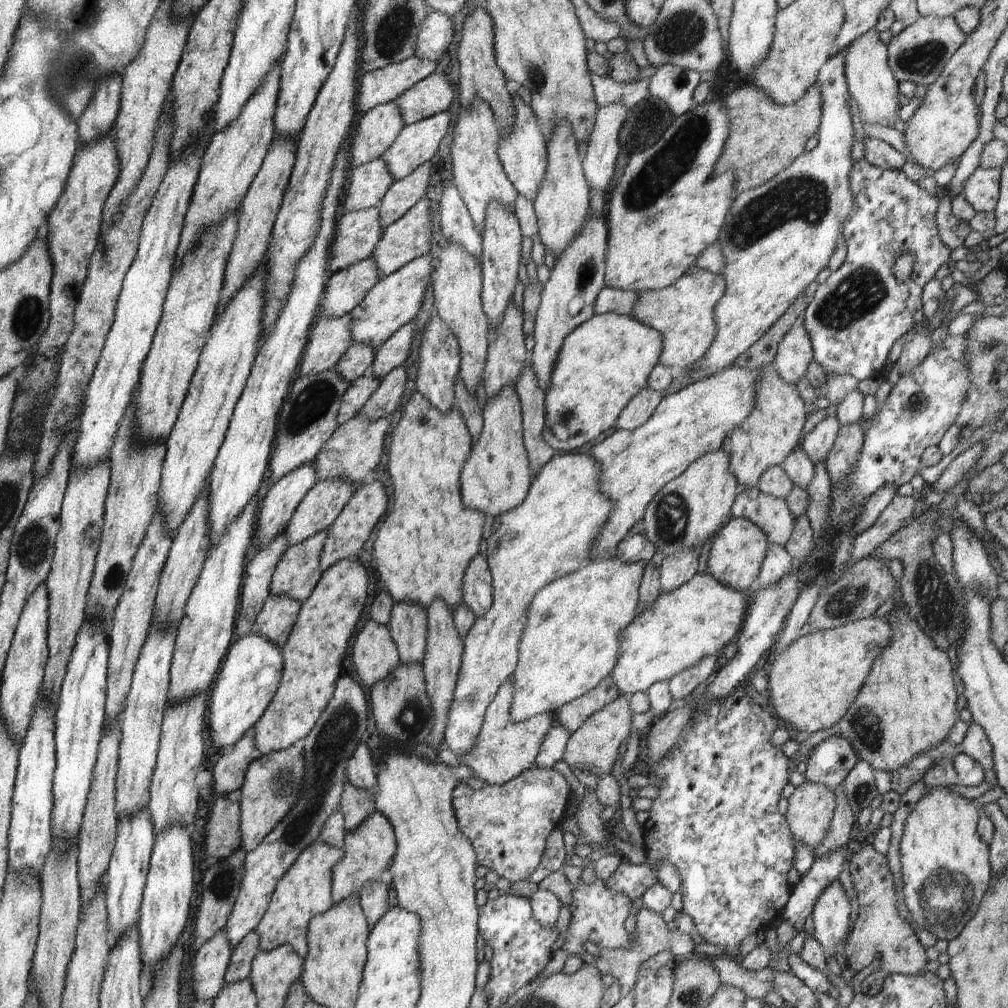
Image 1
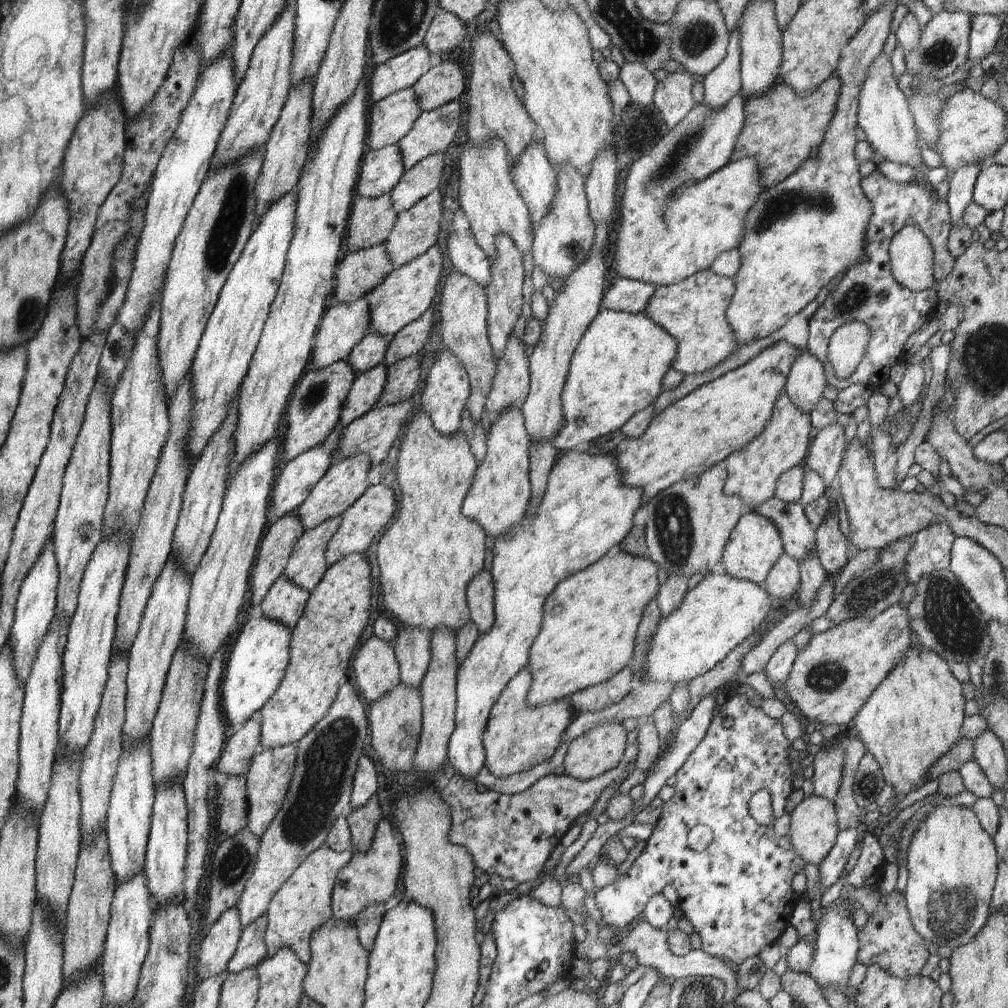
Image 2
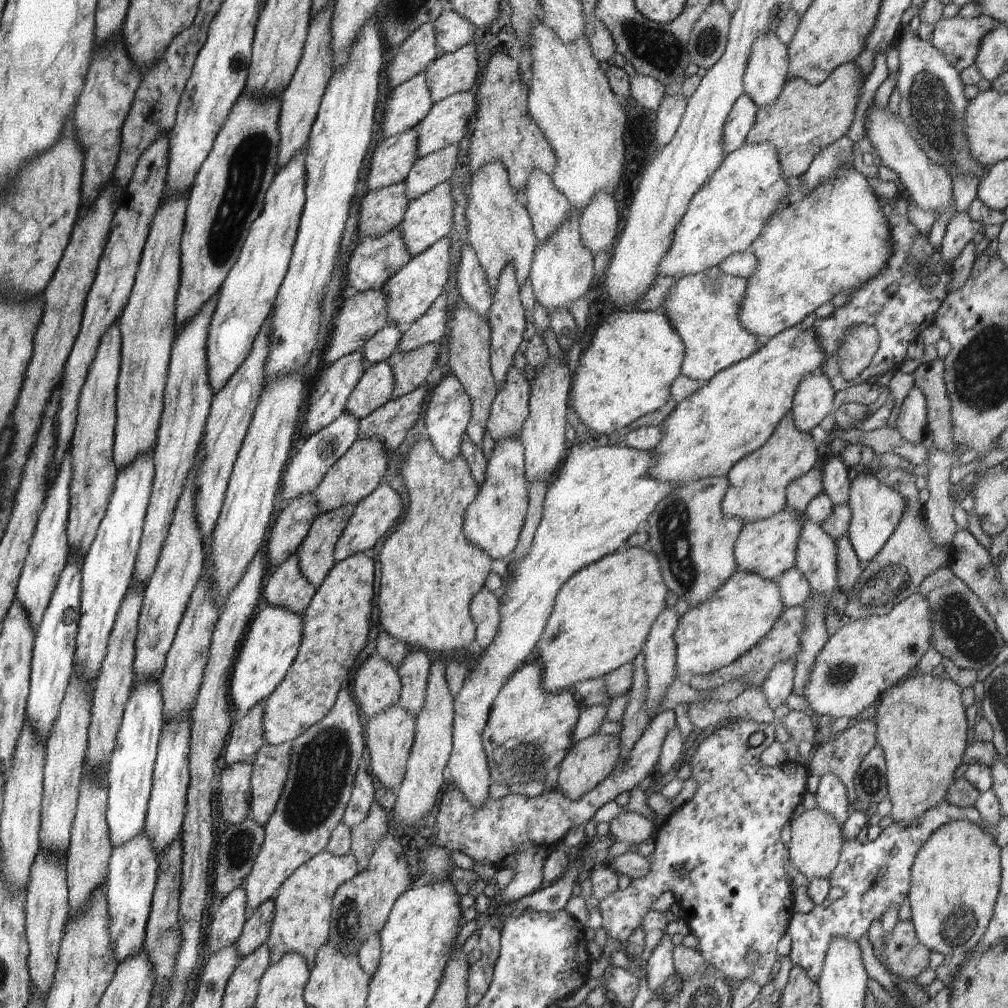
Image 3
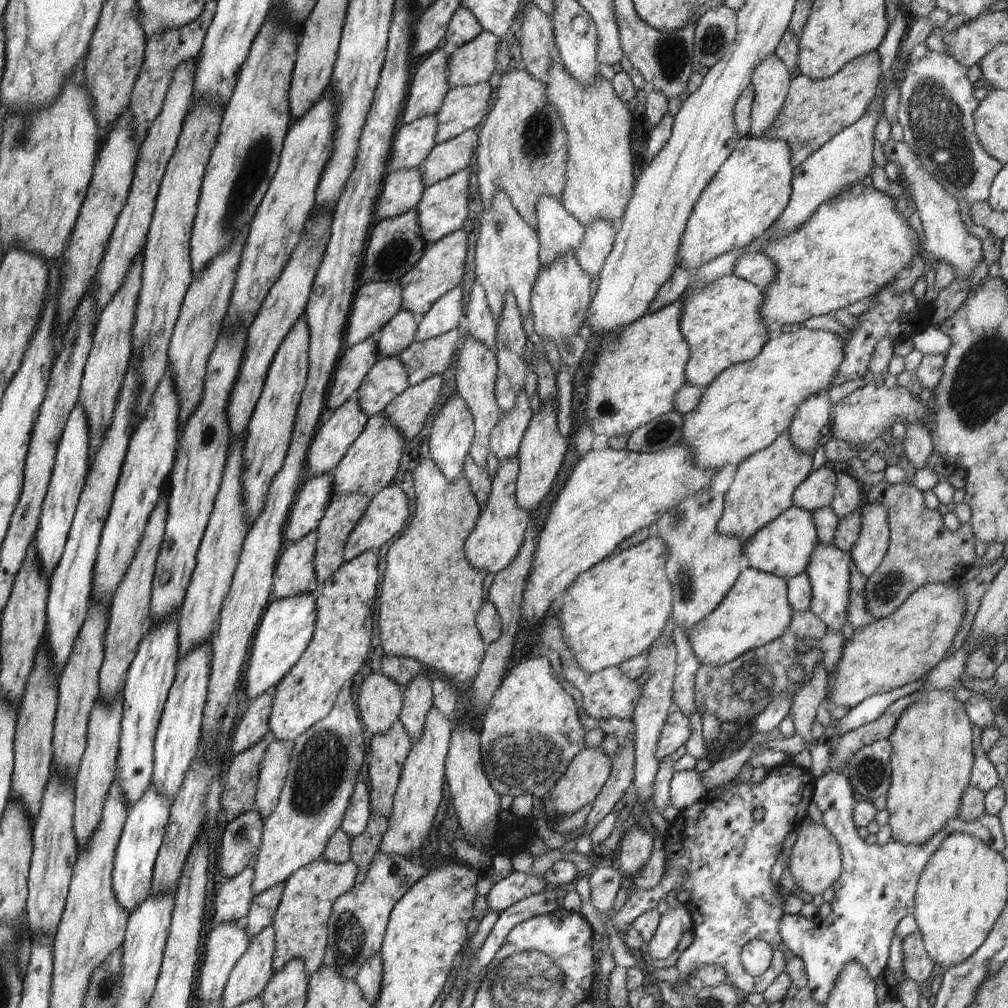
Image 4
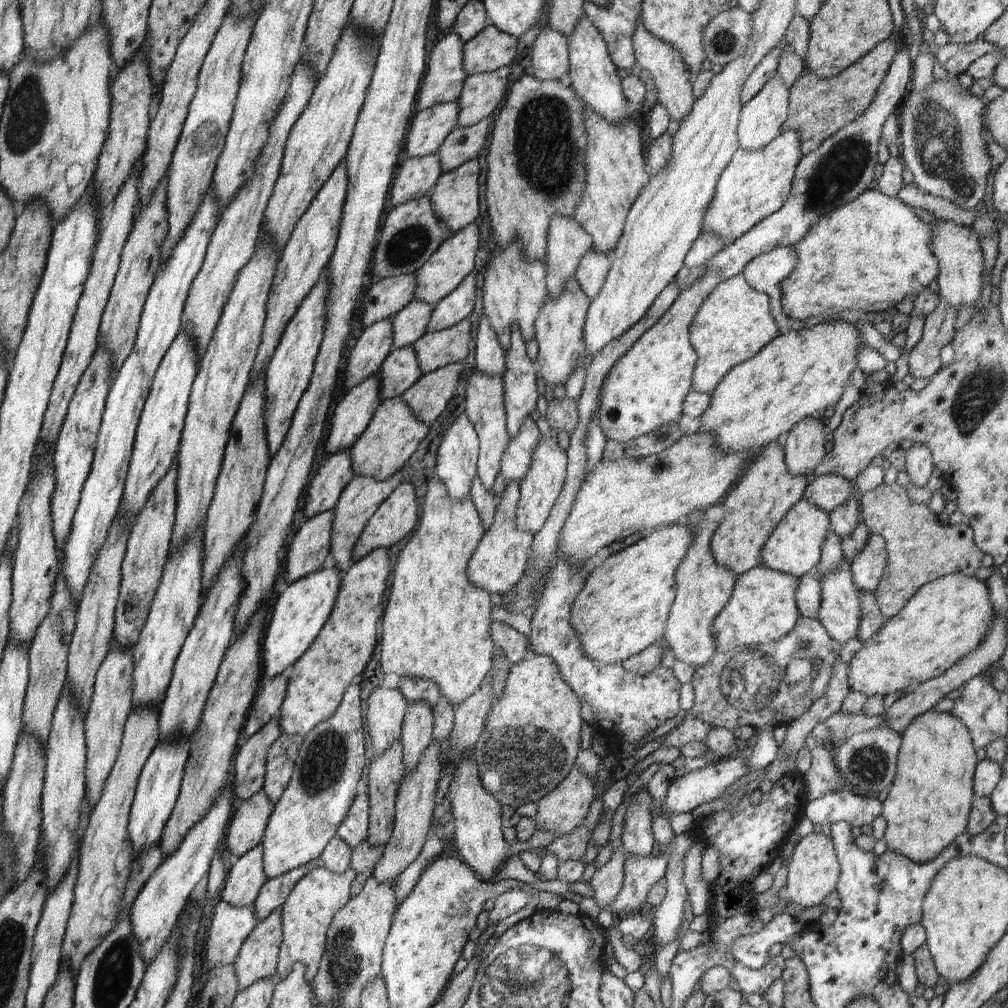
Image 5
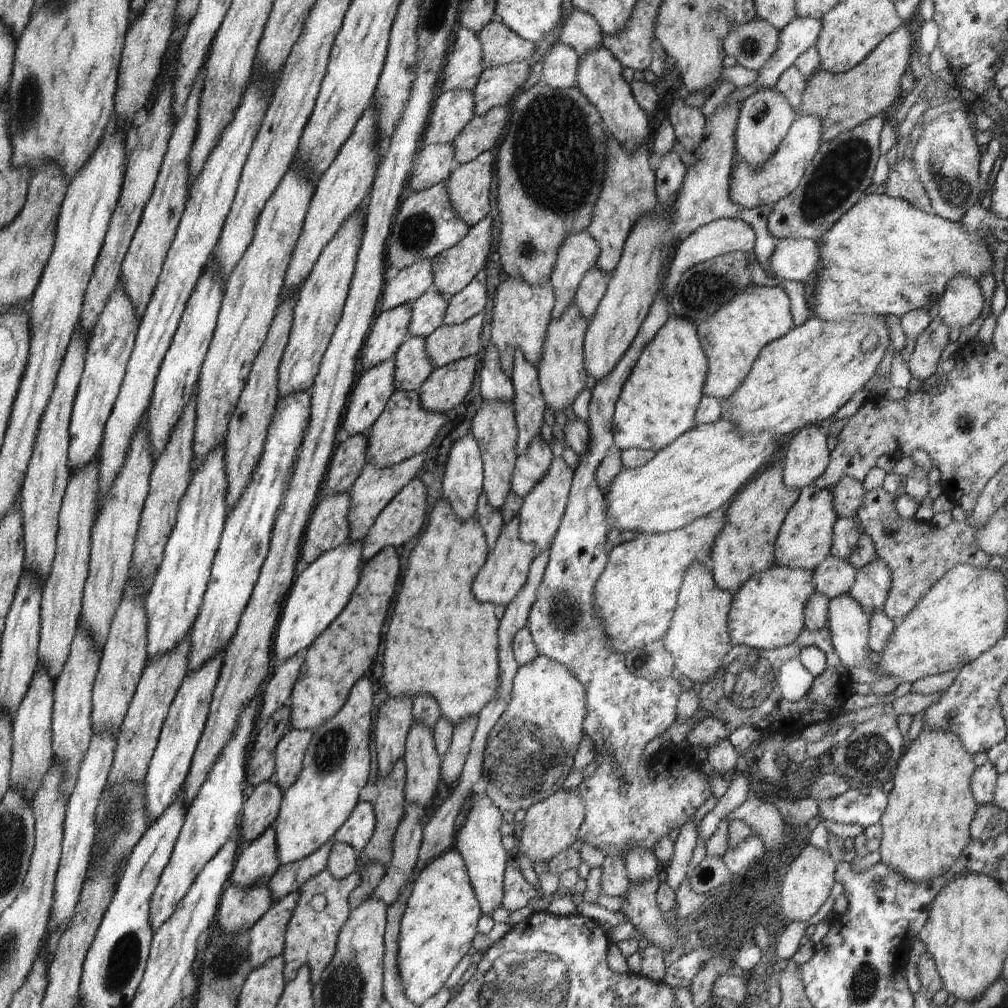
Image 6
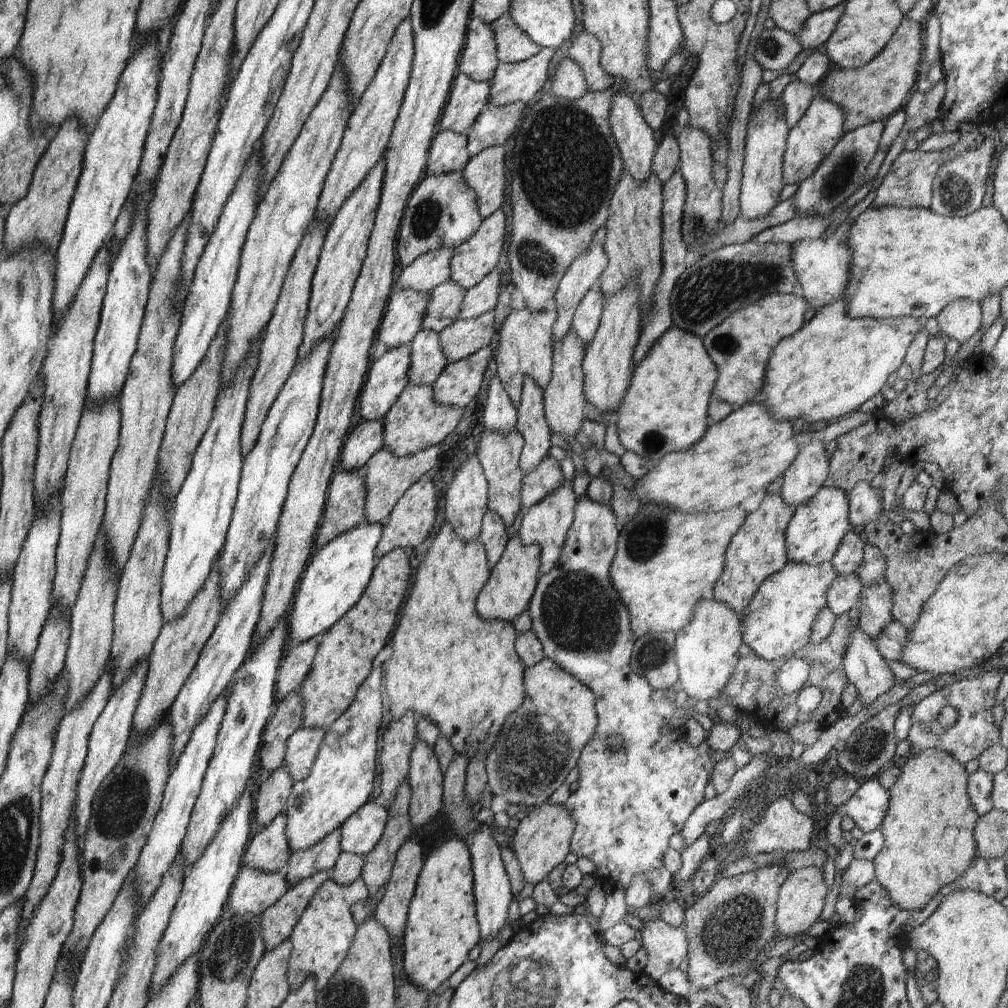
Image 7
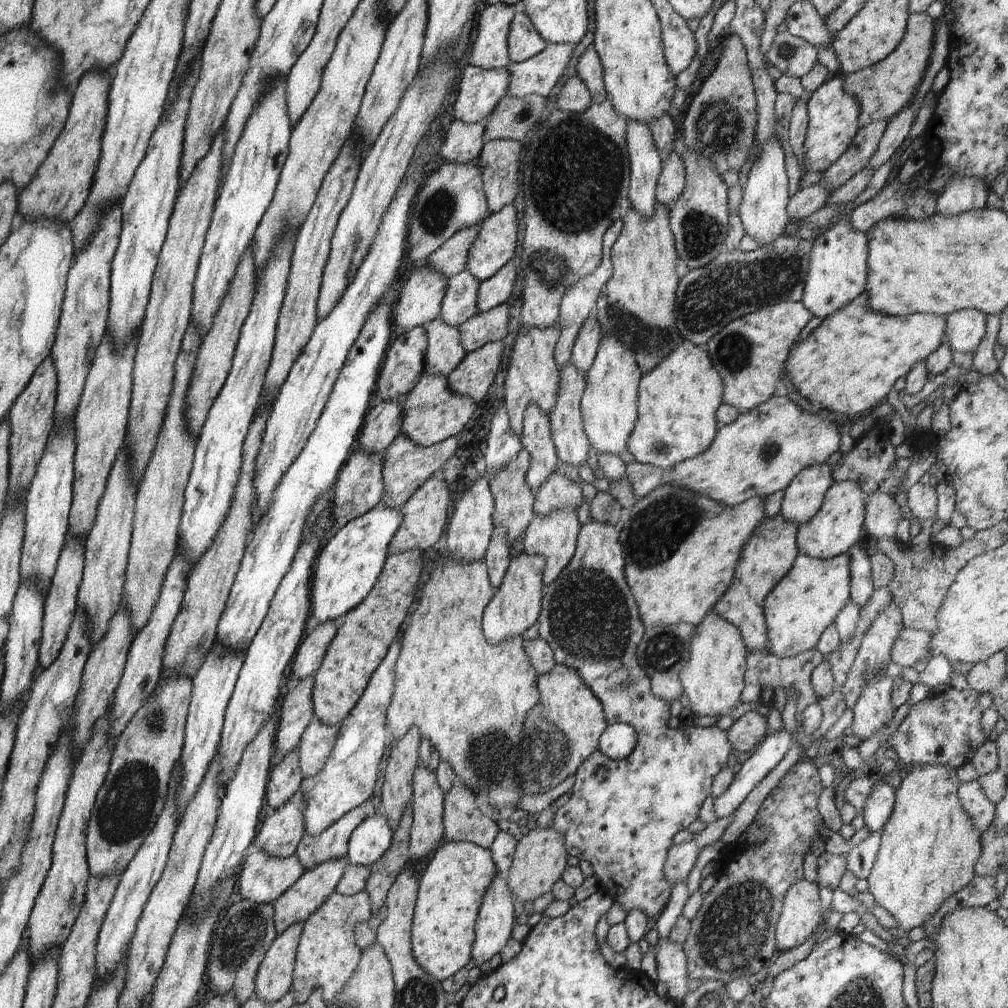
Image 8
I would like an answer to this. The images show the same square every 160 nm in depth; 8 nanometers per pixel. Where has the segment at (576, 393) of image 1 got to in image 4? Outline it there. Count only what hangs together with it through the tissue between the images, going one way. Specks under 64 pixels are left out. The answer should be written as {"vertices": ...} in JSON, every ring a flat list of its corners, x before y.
{"vertices":[[678,299,671,305,653,313,646,313,638,320,614,332,615,339,604,343,597,354,596,363,590,370,587,381,587,402,583,405,585,418,595,434,606,434,609,438,635,431,648,424,654,417,675,410,676,391,686,383,685,368,689,359,689,346,680,332,681,302]]}

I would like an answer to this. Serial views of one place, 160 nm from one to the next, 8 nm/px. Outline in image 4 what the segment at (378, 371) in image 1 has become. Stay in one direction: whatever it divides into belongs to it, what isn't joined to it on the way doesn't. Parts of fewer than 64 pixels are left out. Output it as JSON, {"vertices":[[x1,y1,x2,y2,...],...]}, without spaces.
{"vertices":[[462,284,441,296,432,308,419,318,414,335,416,342,427,341,446,334,454,329,463,328]]}

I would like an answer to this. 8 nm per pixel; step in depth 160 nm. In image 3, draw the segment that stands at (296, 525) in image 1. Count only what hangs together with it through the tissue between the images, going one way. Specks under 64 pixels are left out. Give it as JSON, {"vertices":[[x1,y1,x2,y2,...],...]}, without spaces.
{"vertices":[[378,437,356,439,355,443,332,465,314,495,320,514,324,514,344,505,357,505,383,482,387,471,388,450]]}

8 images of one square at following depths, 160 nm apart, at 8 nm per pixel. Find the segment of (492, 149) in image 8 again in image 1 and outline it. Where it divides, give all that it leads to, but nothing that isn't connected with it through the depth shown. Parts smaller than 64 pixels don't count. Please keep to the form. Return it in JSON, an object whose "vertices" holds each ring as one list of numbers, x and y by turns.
{"vertices":[[424,196,408,212,405,212,404,216,382,231,382,236,371,256,380,279,396,272,411,260,429,254,433,226,430,208,428,198]]}

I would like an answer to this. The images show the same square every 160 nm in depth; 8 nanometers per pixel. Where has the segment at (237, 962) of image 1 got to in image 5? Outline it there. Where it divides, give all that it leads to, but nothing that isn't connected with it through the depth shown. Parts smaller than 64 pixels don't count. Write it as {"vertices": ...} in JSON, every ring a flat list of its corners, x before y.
{"vertices":[[320,858,314,859,308,864,288,871,282,876,268,879,262,885,262,888,260,888,260,892,252,906,258,922,270,916,277,908,281,908,288,898,290,891,294,888,294,885,306,875,310,869,322,865]]}

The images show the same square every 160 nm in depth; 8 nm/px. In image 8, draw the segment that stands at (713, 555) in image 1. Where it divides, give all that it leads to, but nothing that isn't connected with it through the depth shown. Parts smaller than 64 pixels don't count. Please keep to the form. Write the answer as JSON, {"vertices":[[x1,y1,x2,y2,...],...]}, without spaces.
{"vertices":[[855,481,833,482,825,495,823,506,808,524,798,527,796,545,803,554,812,558,830,559,848,553,861,538,866,516,866,495,862,486]]}

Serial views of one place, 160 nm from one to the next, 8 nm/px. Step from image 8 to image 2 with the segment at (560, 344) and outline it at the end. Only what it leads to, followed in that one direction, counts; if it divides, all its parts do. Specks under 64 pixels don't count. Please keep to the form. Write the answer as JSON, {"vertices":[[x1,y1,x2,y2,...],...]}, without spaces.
{"vertices":[[530,143,520,160,512,165,511,177,527,204,532,224,540,222,551,207,557,191,557,172,538,143]]}

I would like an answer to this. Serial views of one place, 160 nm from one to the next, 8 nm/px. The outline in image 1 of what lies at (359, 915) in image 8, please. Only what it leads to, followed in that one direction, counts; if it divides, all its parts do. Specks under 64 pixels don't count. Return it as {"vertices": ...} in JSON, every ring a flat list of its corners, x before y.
{"vertices":[[320,840,305,848,295,863,277,882,271,899,261,918,257,931,260,937,260,951,269,951,283,944,289,944,303,959,308,954,307,926,314,916,332,908,331,895,332,869,342,860,344,849,328,846]]}

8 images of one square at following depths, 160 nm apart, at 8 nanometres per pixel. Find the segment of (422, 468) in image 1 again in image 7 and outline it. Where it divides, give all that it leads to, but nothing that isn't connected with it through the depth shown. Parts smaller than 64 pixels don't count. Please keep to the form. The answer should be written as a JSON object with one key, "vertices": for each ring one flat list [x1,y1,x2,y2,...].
{"vertices":[[446,521,416,570,414,586,410,588,400,622,392,636,394,652,390,662,387,661,384,666,383,690,393,718,399,719,408,711,429,718,450,741,457,754,464,753,468,760,478,751,488,754,491,746,496,746,503,722,520,708,525,697,523,674,526,667,515,649,517,636,512,623,498,619,484,620,476,612,477,596,490,575,491,568,482,541,478,538,464,542]]}

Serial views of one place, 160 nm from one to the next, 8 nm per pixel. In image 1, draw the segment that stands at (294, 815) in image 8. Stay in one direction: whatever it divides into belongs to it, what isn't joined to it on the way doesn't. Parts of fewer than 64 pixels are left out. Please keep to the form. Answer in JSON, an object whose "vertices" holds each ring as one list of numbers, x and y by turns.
{"vertices":[[224,929,203,942,194,956,192,966,192,986,197,1000,214,1000,218,996,226,985,225,974,232,953,233,948]]}

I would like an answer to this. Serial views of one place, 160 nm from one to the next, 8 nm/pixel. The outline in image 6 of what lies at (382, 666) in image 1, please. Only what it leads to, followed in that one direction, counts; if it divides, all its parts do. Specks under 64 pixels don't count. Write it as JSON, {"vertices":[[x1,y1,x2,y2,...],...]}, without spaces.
{"vertices":[[389,696,379,706,374,728,374,744,380,777,385,777,392,770,392,765,403,758,406,737,413,720,411,697]]}

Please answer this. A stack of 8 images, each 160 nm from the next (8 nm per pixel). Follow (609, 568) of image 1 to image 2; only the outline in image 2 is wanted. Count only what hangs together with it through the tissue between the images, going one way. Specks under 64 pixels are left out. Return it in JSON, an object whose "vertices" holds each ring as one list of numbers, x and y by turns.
{"vertices":[[621,551,615,556,604,555,584,570,560,581,544,601,540,632,534,639,529,653,531,685,527,704,534,708,544,703,568,699,574,693,610,680,623,668,633,665,637,626,642,611,659,591,658,566,648,558,633,557]]}

